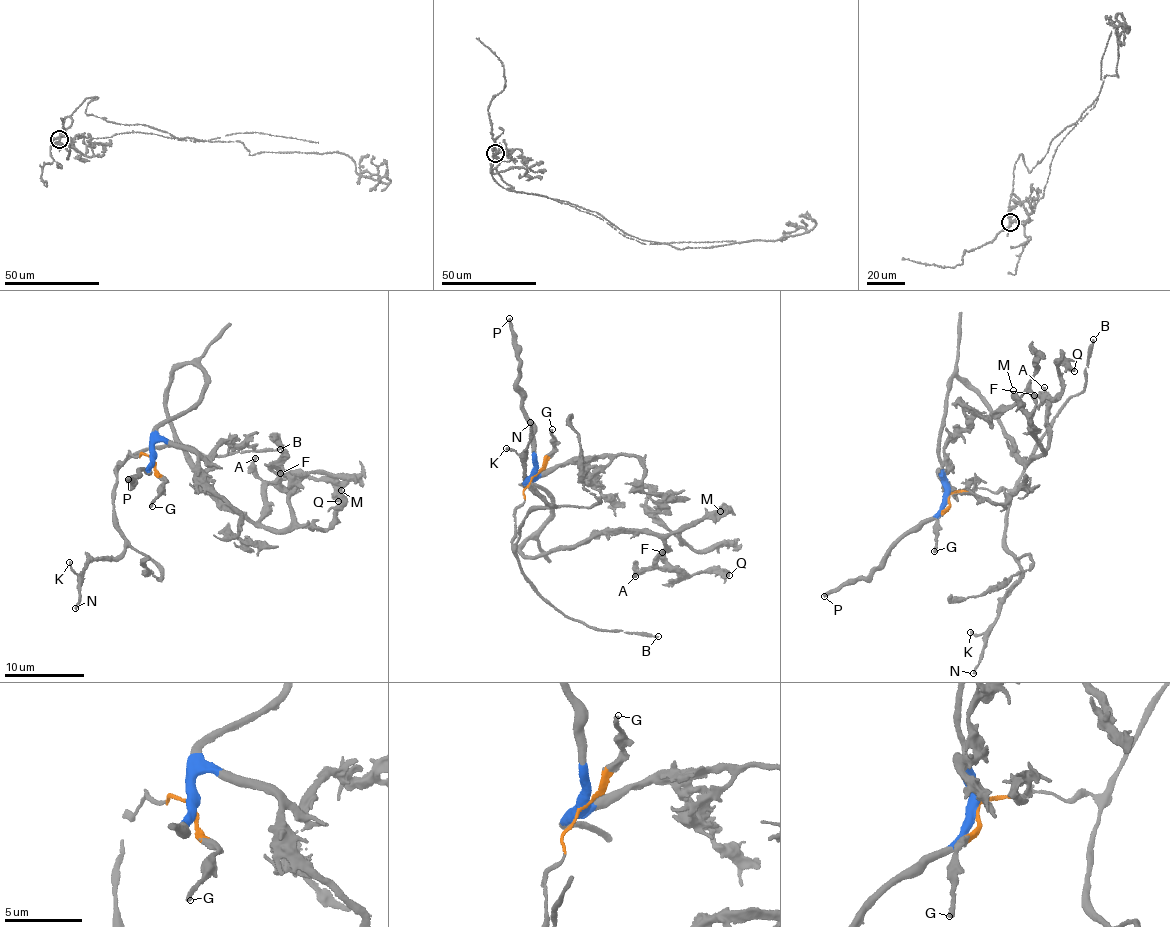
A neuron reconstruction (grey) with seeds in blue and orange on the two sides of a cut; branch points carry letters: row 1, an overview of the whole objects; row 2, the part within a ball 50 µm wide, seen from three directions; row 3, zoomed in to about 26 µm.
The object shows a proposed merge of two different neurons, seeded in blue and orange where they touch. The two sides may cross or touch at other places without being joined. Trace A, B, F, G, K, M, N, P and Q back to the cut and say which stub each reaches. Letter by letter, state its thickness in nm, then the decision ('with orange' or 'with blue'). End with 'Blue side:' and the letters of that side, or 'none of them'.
A: 280 nm | with blue
B: 180 nm | with orange
F: 360 nm | with blue
G: 280 nm | with orange
K: 240 nm | with orange
M: 440 nm | with blue
N: 190 nm | with orange
P: 320 nm | with blue
Q: 360 nm | with blue
Blue side: A, F, M, P, Q

